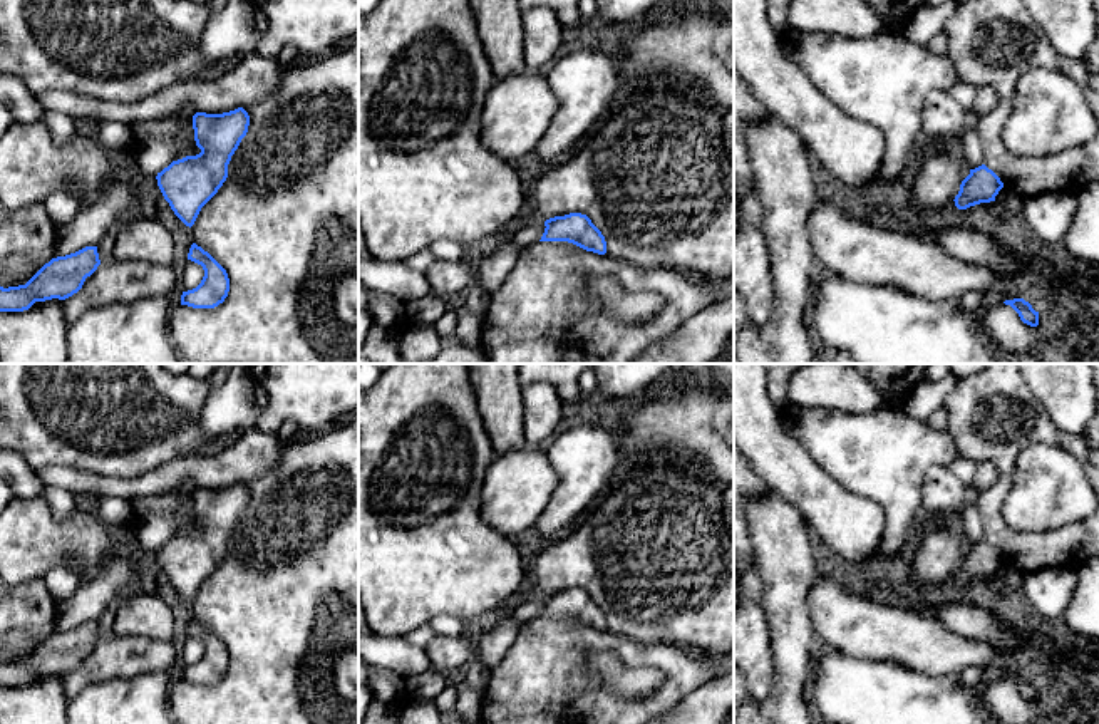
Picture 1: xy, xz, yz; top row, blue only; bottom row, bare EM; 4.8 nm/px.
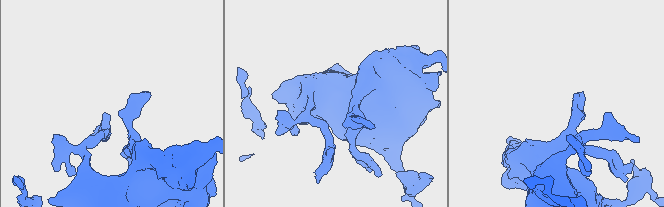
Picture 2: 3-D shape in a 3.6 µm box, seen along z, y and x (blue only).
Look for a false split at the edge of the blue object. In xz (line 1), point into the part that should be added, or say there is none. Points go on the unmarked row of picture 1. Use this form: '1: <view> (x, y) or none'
1: none

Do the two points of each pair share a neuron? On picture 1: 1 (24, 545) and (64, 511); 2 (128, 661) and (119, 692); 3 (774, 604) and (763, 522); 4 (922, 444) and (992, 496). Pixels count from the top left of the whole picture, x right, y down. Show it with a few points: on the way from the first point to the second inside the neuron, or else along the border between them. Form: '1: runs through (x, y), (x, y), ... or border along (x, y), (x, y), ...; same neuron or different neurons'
1: border along (42, 496), (61, 522), (77, 510); different neurons
2: border along (161, 671), (98, 681), (84, 689); different neurons
3: runs through (774, 584), (774, 542); same neuron
4: border along (947, 431), (960, 455); different neurons

